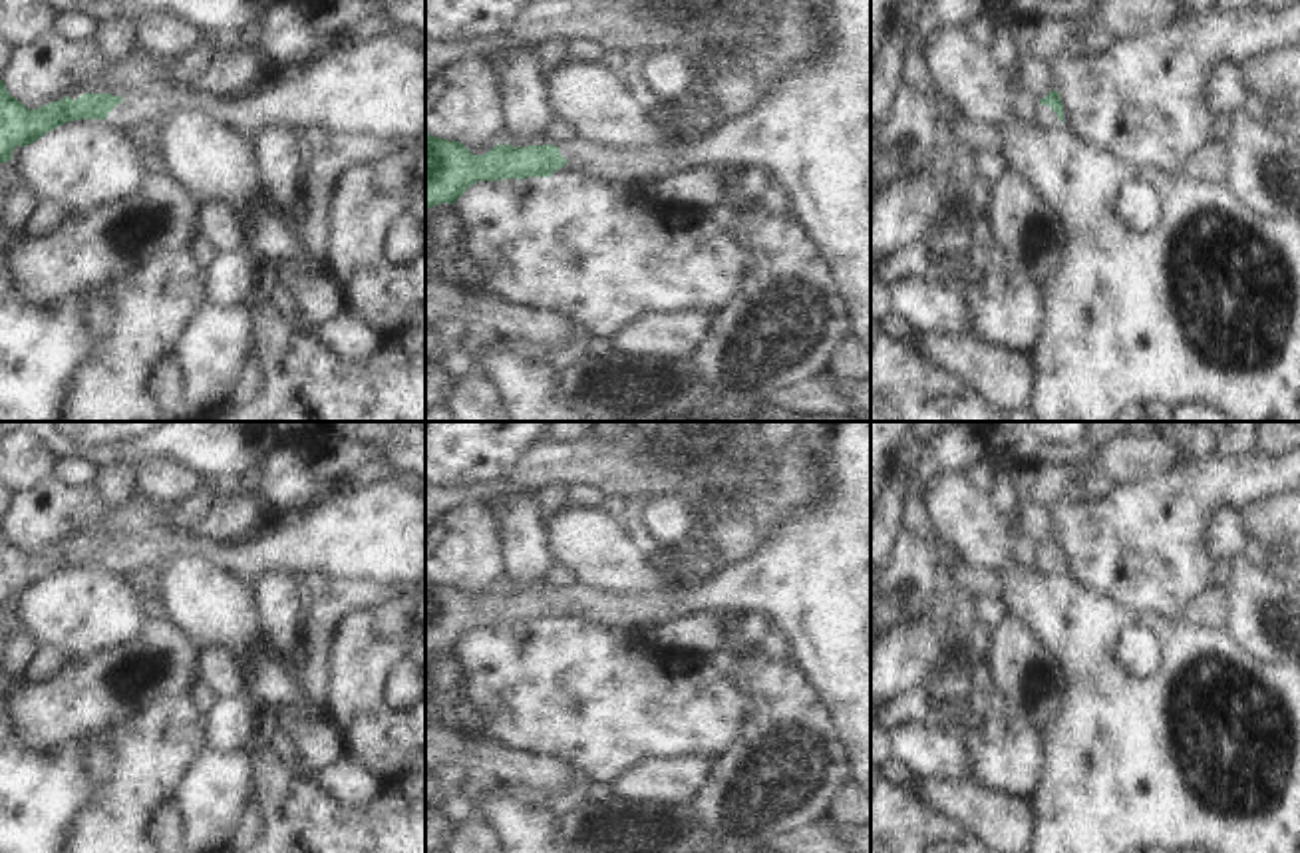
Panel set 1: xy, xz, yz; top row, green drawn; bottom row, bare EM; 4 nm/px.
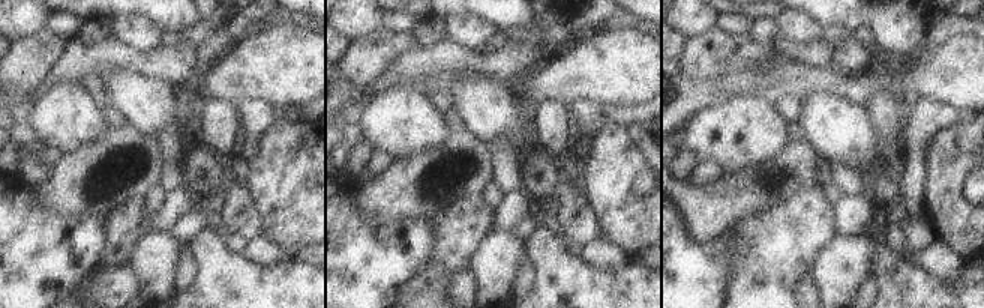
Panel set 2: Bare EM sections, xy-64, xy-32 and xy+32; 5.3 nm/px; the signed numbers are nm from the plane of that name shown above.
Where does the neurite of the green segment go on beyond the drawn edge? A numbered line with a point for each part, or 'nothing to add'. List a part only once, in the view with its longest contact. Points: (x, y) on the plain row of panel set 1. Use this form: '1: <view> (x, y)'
1: yz (1048, 561)

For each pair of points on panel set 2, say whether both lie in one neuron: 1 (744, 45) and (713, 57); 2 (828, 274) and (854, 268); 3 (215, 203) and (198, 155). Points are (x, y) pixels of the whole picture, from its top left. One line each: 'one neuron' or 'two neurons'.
1: one neuron
2: one neuron
3: one neuron

